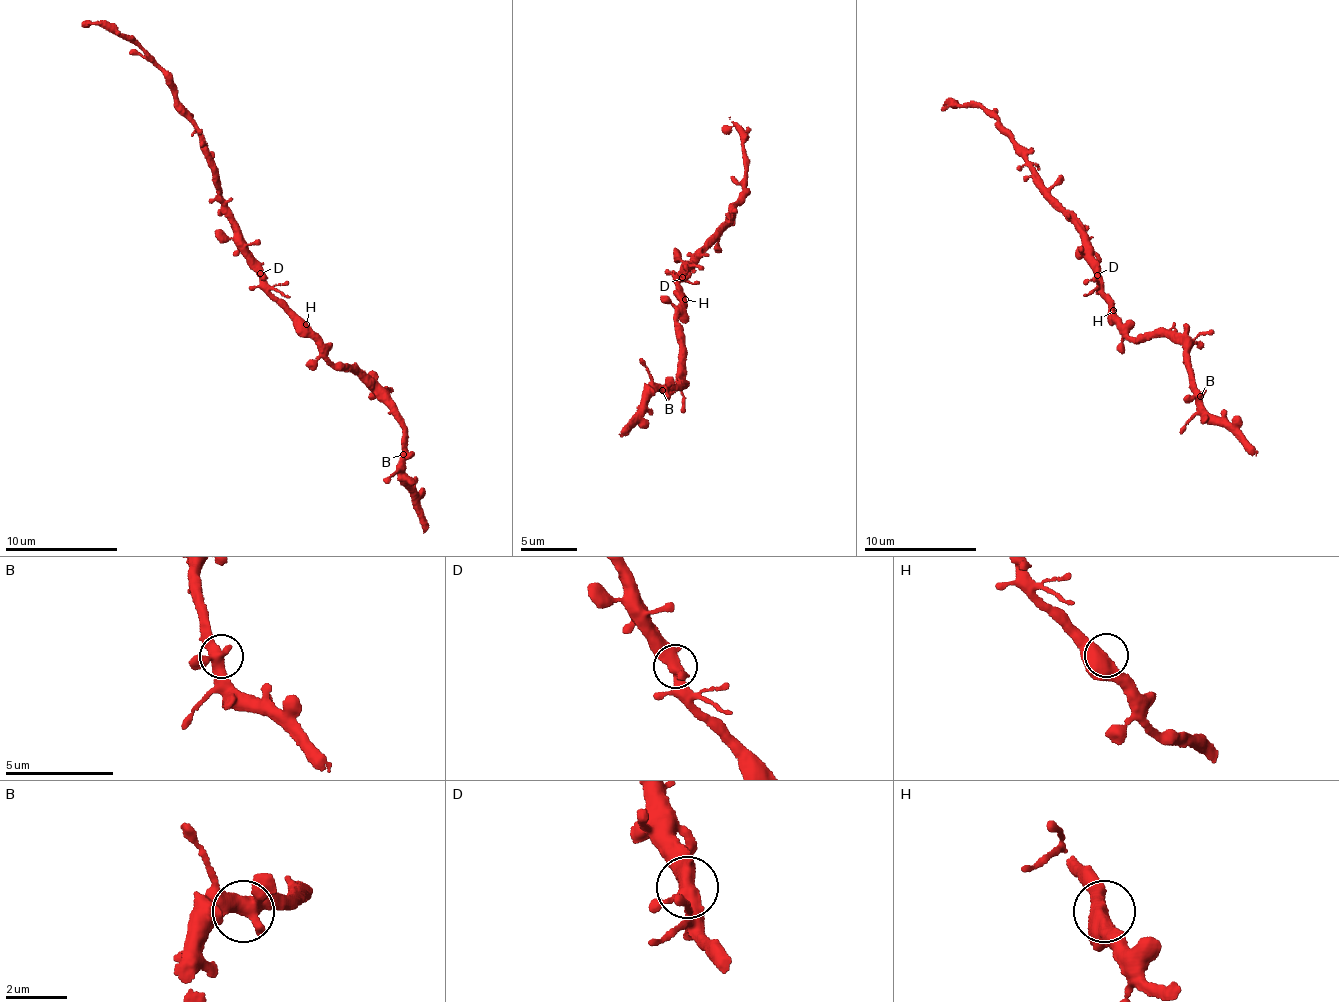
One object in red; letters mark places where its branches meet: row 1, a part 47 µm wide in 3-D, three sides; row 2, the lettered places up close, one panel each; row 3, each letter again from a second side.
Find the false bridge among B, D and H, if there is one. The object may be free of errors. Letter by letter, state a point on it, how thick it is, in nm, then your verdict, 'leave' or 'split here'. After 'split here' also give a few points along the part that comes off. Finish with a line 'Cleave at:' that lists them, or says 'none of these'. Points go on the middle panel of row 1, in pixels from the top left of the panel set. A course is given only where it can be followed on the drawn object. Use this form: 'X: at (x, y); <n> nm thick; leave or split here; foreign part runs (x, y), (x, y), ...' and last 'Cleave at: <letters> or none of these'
B: at (662, 390); 380 nm thick; leave
D: at (682, 277); 420 nm thick; leave
H: at (685, 299); 460 nm thick; leave
Cleave at: none of these

